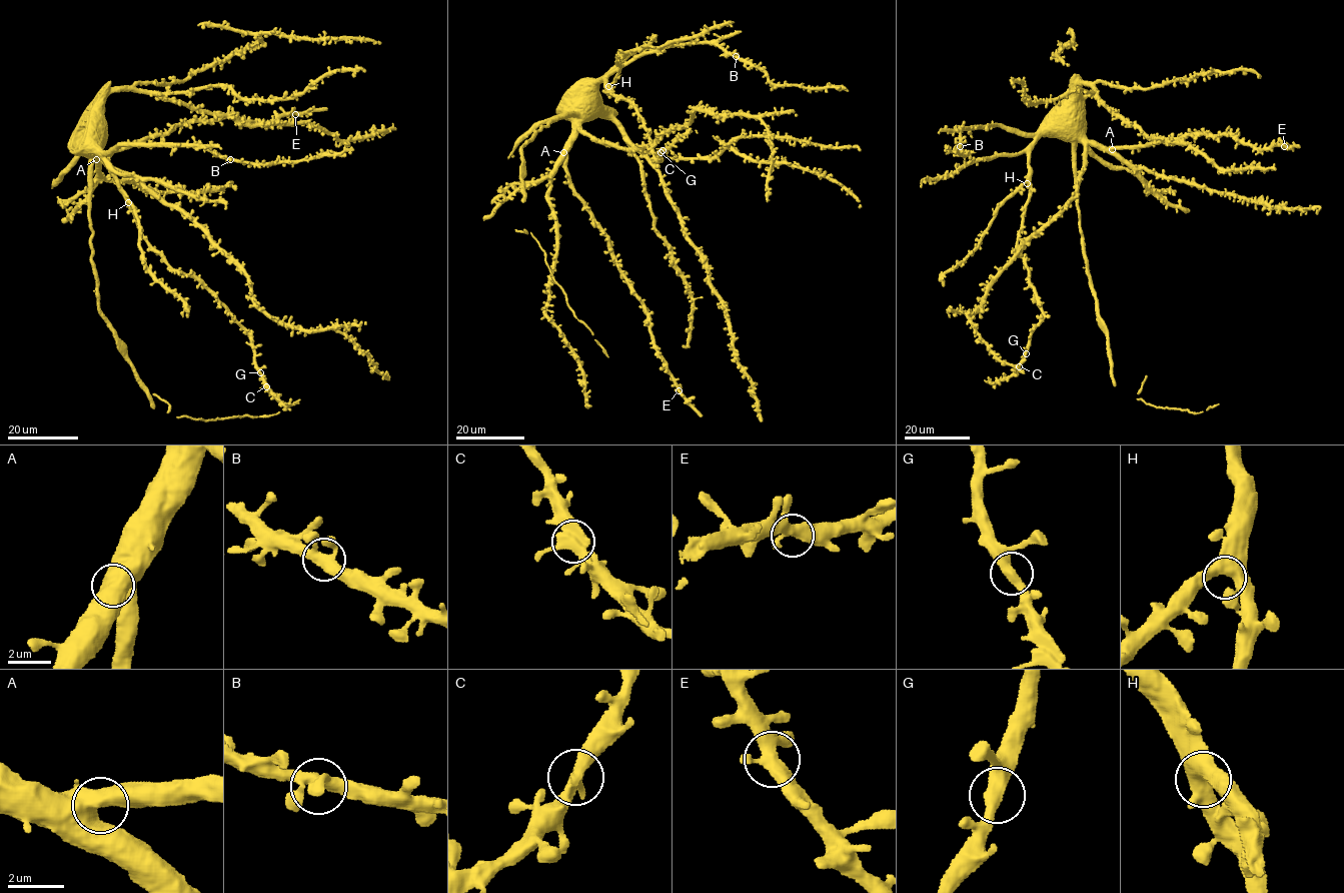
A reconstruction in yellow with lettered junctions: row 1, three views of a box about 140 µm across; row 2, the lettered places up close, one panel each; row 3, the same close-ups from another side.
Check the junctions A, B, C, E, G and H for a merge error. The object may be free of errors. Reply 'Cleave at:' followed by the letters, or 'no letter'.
Cleave at: no letter

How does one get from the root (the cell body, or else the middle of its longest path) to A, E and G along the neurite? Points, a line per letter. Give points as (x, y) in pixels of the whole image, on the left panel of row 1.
A: (84, 119), (91, 119), (91, 140), (98, 152), (96, 159)
E: (84, 119), (91, 119), (96, 158), (191, 122), (233, 115), (268, 122), (295, 114)
G: (84, 119), (91, 119), (99, 135), (102, 159), (142, 235), (171, 266), (208, 289), (247, 331), (260, 372)

